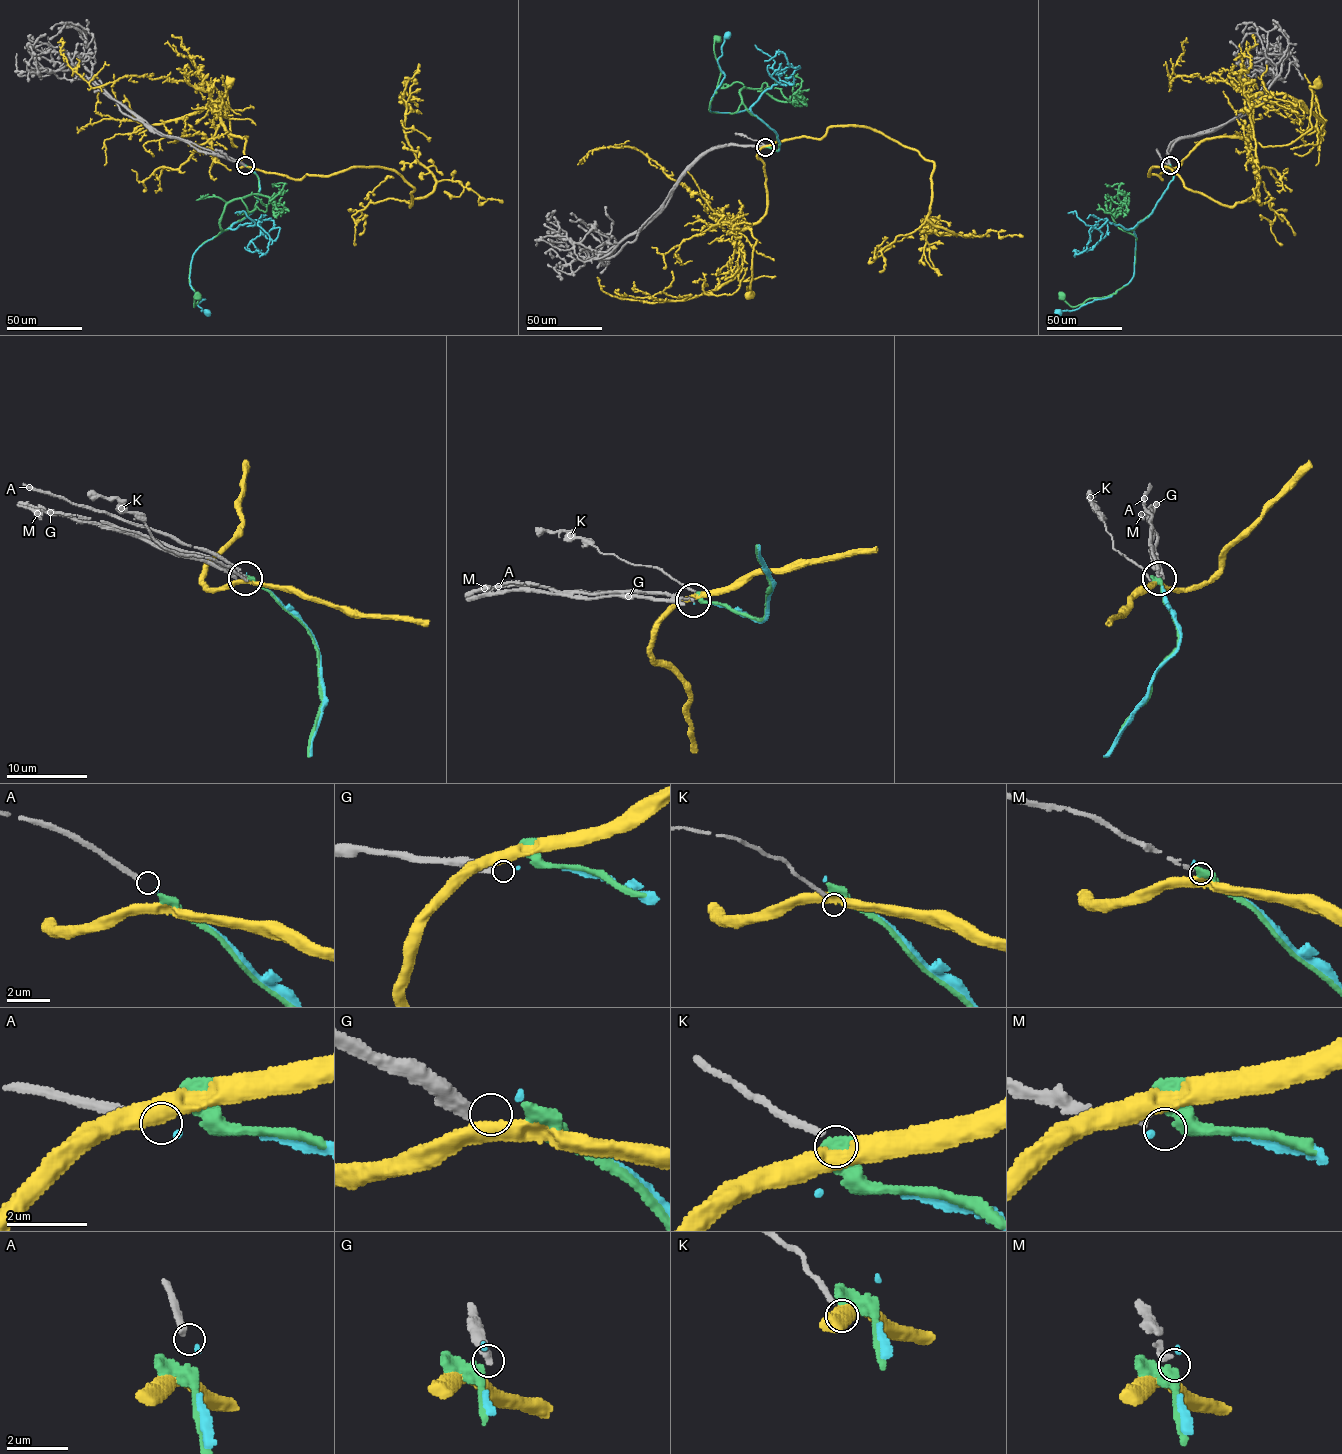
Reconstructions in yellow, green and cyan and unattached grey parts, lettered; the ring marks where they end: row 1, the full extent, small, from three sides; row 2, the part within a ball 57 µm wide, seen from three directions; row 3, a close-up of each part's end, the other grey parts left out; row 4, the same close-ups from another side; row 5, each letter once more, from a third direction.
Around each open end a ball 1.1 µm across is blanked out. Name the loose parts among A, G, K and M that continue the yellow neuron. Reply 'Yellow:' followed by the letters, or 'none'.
Yellow: none

